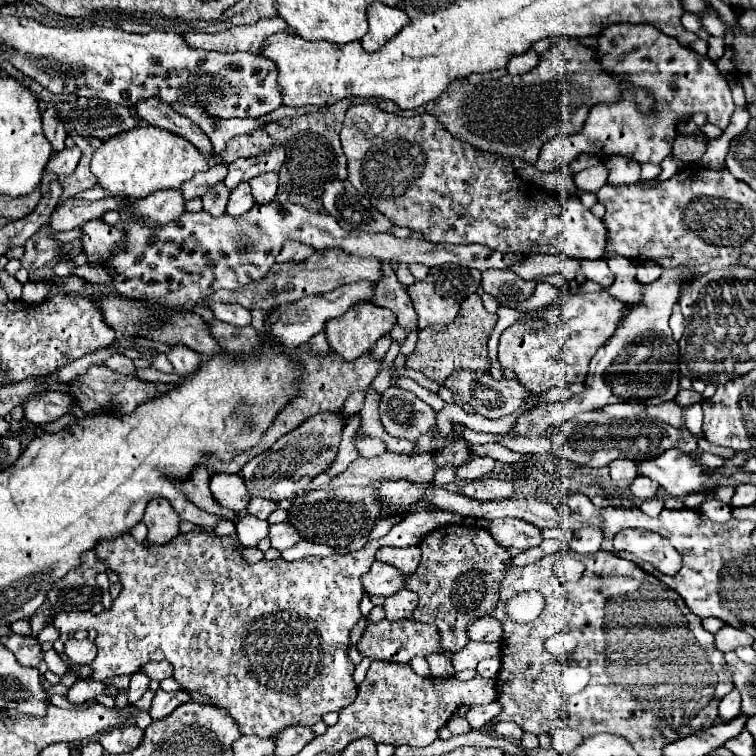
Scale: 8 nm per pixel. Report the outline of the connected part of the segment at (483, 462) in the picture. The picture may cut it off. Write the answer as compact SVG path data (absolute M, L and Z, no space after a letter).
M472 456L464 466L458 468L458 478L462 480L474 480L474 478L482 478L486 476L488 472L492 472L494 468L494 458L490 456Z

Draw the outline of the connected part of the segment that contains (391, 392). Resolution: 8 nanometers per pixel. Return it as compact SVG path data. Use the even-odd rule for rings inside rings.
M390 386L382 394L378 412L384 430L394 438L416 442L422 434L434 432L436 438L440 434L436 428L436 412L416 394L398 386Z

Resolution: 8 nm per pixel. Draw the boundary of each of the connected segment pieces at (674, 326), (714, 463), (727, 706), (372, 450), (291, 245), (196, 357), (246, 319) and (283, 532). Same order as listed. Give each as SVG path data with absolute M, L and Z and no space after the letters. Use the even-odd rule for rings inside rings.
M674 310L674 314L670 316L670 328L674 334L674 340L680 340L682 338L682 332L684 332L684 316L682 312Z
M704 452L704 454L700 454L698 458L696 458L704 468L710 468L710 470L714 470L714 468L720 468L722 466L722 458L718 458L718 456L714 456L714 454L708 454L708 452Z
M732 690L720 700L720 720L728 722L728 720L734 720L738 714L740 714L740 694Z
M364 436L364 438L354 438L354 444L356 448L360 450L360 454L364 458L370 458L370 456L376 456L376 454L382 454L386 450L386 444L378 438L370 438L370 436Z
M286 240L282 252L276 258L276 262L300 262L300 260L306 260L308 256L312 256L312 252L314 252L312 246Z
M182 344L180 346L174 346L166 356L172 362L176 374L180 374L182 378L194 374L200 368L200 362L202 362L200 354L192 352L188 346L182 346Z
M214 302L212 306L212 312L218 320L226 322L226 324L232 324L232 326L248 326L252 316L246 308L242 308L240 304L220 304L220 302Z
M286 522L270 526L270 534L268 536L270 536L272 548L276 548L278 552L282 552L286 548L292 548L296 542L300 542L298 532L290 524L286 524Z

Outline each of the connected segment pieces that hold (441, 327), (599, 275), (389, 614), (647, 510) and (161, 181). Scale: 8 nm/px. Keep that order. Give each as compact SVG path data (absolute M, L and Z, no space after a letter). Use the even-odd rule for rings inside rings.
M474 292L472 296L468 296L462 302L460 312L452 324L438 324L438 326L420 330L416 352L412 352L412 356L406 356L406 366L422 372L424 376L428 376L430 380L434 380L438 384L444 384L444 380L448 380L448 376L452 376L452 372L456 372L456 368L486 372L490 368L488 338L496 326L496 320L498 320L498 316L486 312L480 296Z
M604 258L600 260L580 260L580 274L584 274L588 280L600 284L600 286L610 286L614 282L614 274L608 270L608 264Z
M404 588L404 590L394 592L392 596L386 598L386 602L384 602L386 618L392 622L402 620L402 618L410 618L416 606L418 606L418 596L412 590Z
M652 498L652 500L646 500L646 502L640 504L640 510L642 510L644 514L652 516L652 518L656 518L662 508L664 508L664 504L662 504L662 500L658 500L658 498Z
M138 124L136 128L120 132L120 136L112 136L102 142L92 156L90 168L108 194L144 198L156 190L180 188L182 182L190 180L196 172L206 172L210 164L206 156L200 154L188 140L158 126Z

